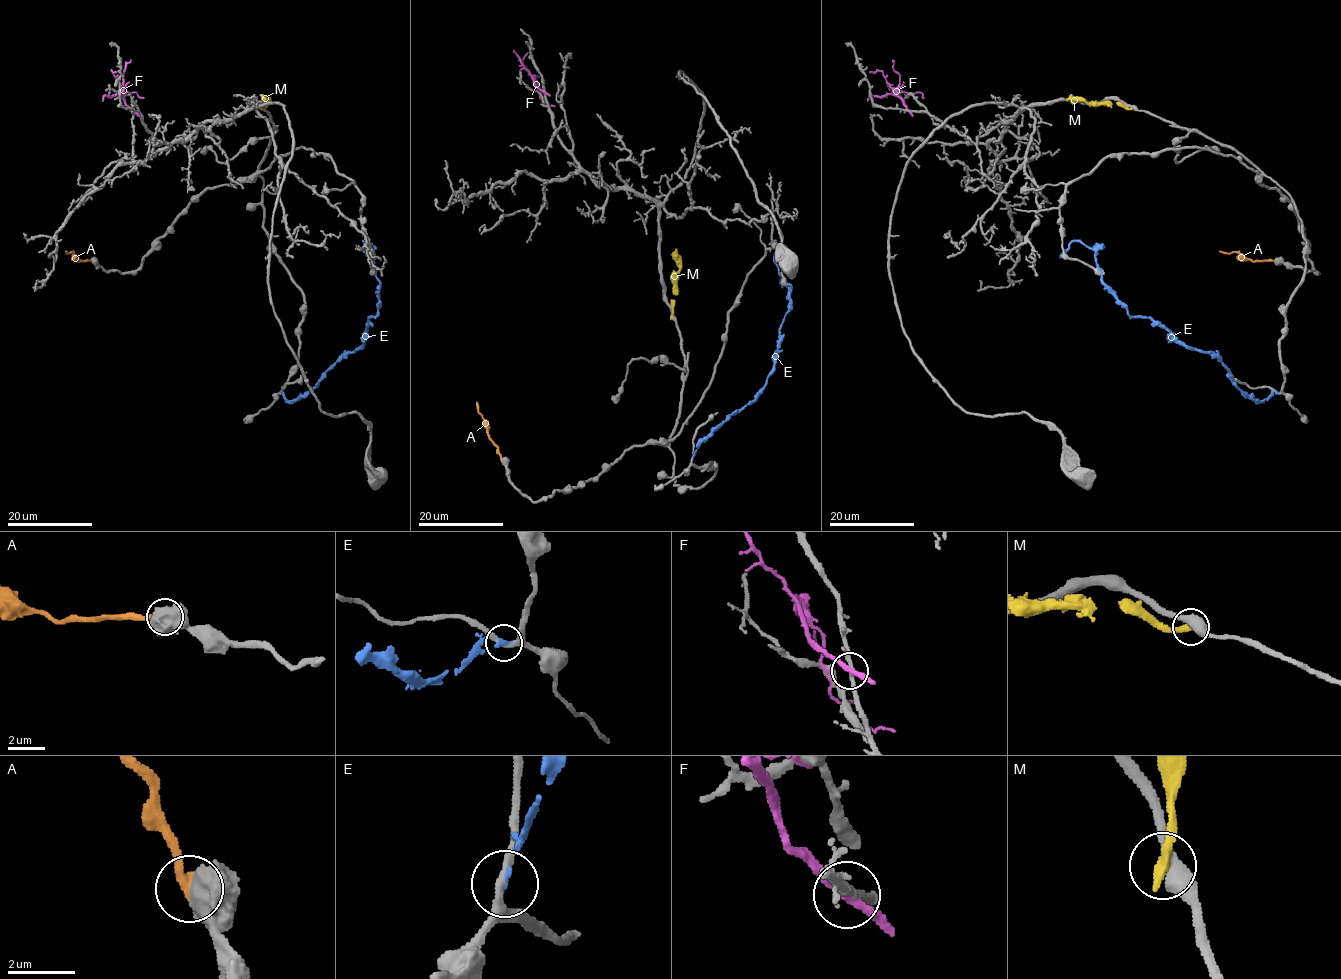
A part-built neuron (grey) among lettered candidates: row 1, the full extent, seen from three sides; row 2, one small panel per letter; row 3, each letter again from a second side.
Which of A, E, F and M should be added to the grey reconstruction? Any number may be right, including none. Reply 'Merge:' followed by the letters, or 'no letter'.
Merge: A

